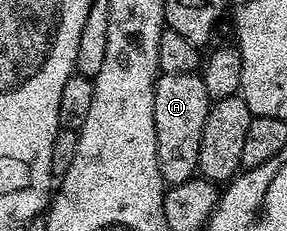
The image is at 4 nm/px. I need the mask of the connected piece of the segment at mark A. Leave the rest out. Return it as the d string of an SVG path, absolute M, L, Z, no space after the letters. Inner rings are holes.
M202 74L165 75L155 81L153 125L157 137L157 161L164 184L174 185L196 178L199 169L201 133L205 129L212 100L205 89Z

